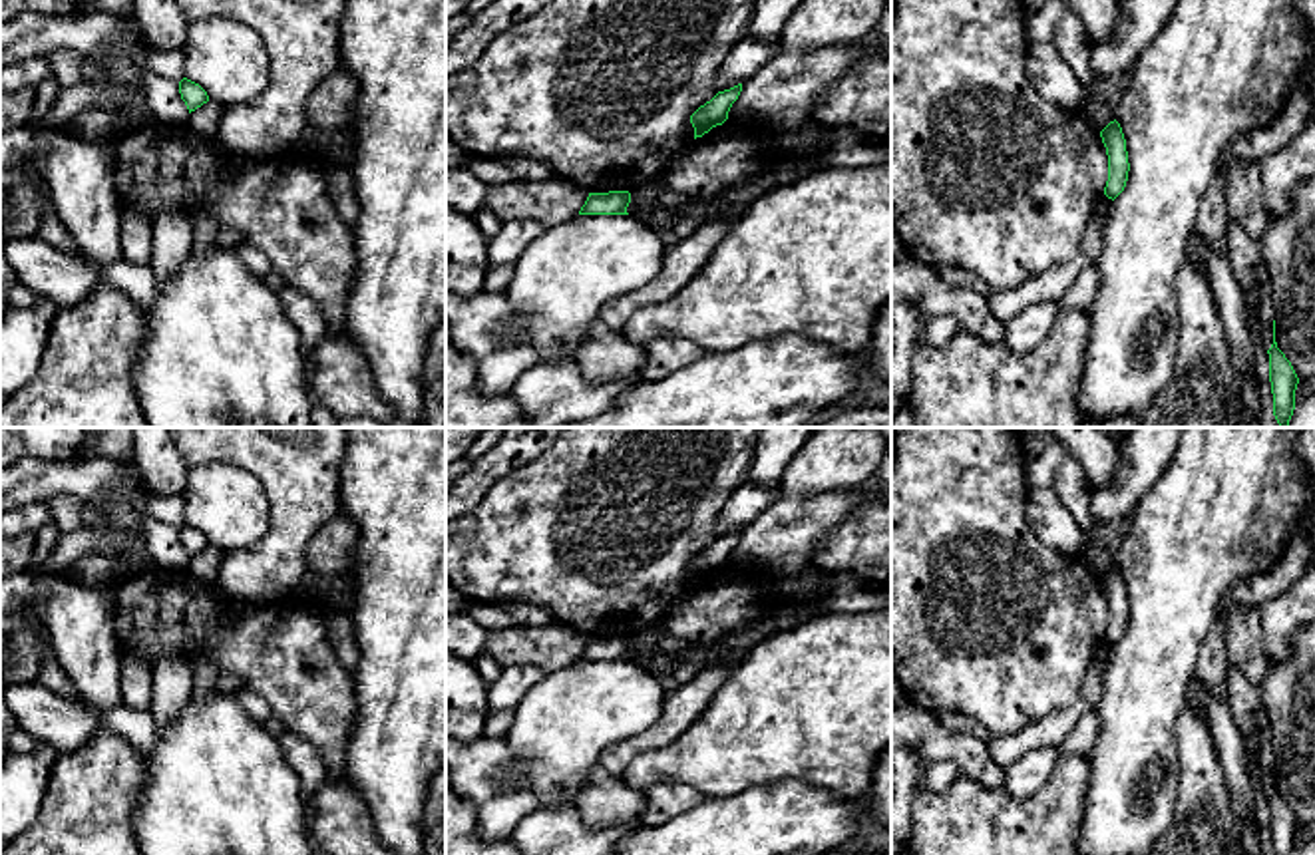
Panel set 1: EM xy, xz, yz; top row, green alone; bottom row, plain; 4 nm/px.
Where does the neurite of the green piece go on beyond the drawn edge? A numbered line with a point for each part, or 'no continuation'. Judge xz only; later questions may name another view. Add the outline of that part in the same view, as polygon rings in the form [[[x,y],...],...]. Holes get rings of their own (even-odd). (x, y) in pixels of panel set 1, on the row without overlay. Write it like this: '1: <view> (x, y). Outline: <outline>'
no continuation

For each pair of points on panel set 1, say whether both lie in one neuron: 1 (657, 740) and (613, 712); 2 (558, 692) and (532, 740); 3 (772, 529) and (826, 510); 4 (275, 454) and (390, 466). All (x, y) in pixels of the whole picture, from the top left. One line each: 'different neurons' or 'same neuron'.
1: different neurons
2: same neuron
3: same neuron
4: different neurons

